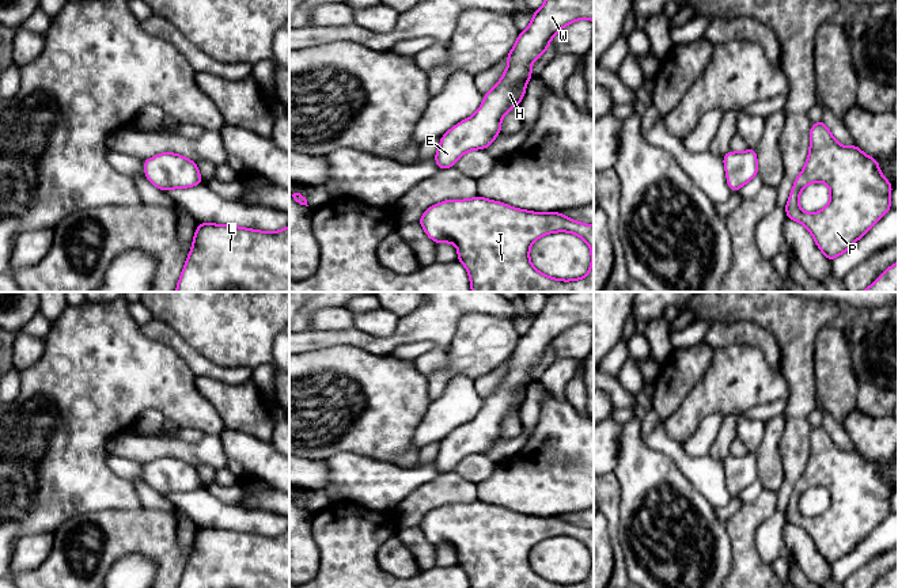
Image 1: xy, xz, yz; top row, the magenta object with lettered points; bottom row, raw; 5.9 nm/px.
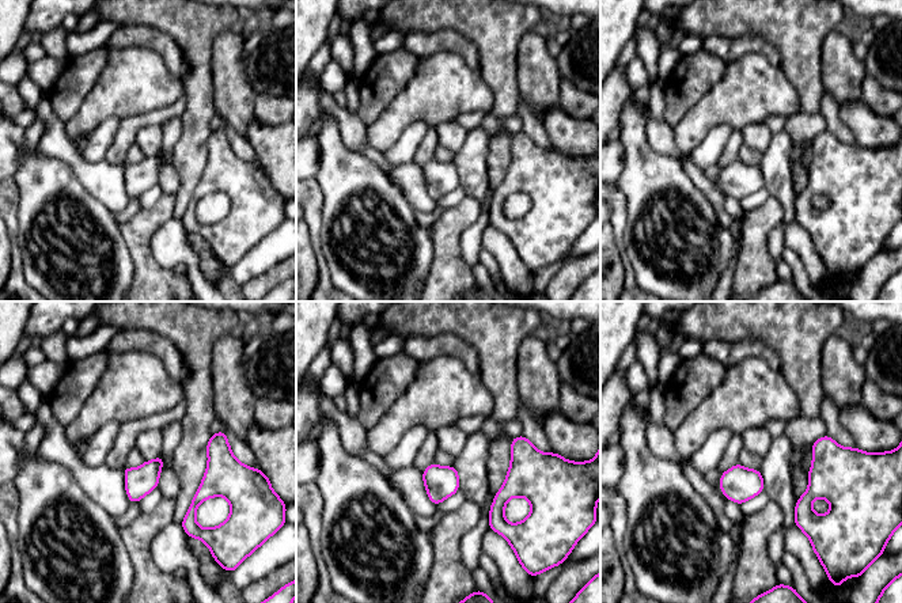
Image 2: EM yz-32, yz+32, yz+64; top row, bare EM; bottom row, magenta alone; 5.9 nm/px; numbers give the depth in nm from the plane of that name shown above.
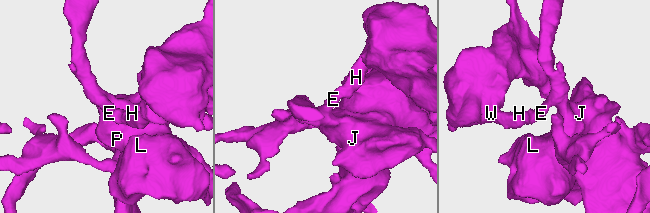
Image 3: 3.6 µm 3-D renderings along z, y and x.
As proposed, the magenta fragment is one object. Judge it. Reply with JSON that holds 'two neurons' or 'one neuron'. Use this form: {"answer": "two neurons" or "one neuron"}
{"answer": "one neuron"}

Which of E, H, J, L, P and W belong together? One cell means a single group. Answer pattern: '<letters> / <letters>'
E H J L P W

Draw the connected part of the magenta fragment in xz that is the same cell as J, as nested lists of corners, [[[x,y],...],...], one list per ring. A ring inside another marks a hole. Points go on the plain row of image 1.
[[[475,500],[435,508],[423,517],[418,527],[436,549],[456,550],[456,565],[466,572],[470,588],[594,588],[594,530],[575,526],[560,516],[537,517]],[[553,536],[571,536],[590,550],[591,572],[584,581],[553,583],[533,570],[530,551],[538,542]]]

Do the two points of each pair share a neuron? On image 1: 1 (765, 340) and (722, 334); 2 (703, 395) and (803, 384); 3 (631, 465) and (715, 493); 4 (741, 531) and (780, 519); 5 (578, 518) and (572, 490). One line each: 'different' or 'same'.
1: same
2: different
3: different
4: different
5: different

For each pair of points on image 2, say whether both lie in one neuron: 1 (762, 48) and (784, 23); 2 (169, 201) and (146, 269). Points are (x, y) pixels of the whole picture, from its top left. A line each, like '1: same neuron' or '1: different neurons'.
1: different neurons
2: same neuron

